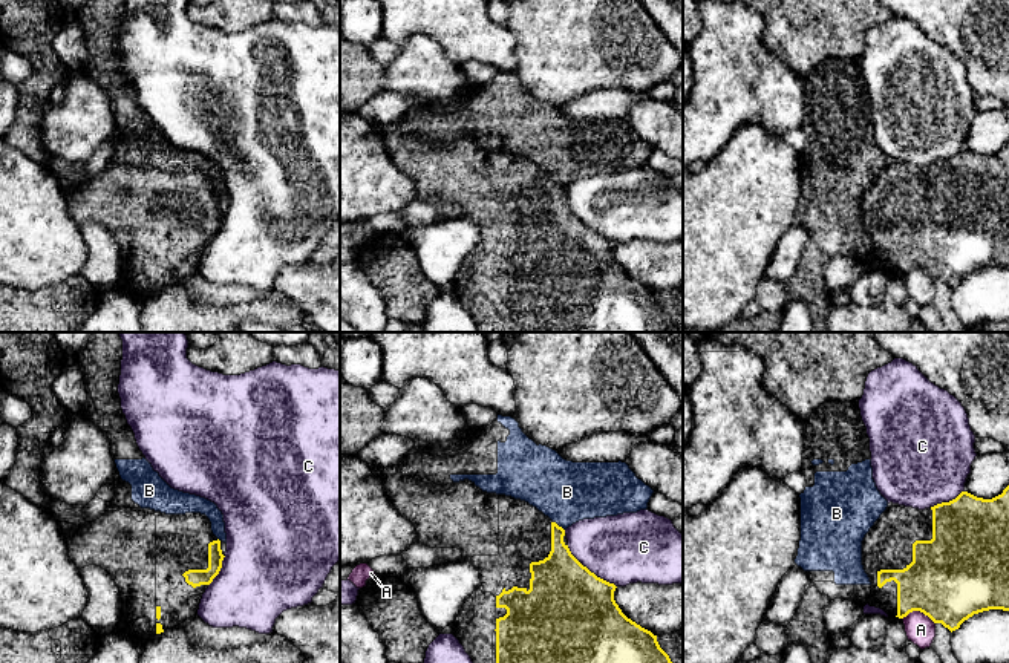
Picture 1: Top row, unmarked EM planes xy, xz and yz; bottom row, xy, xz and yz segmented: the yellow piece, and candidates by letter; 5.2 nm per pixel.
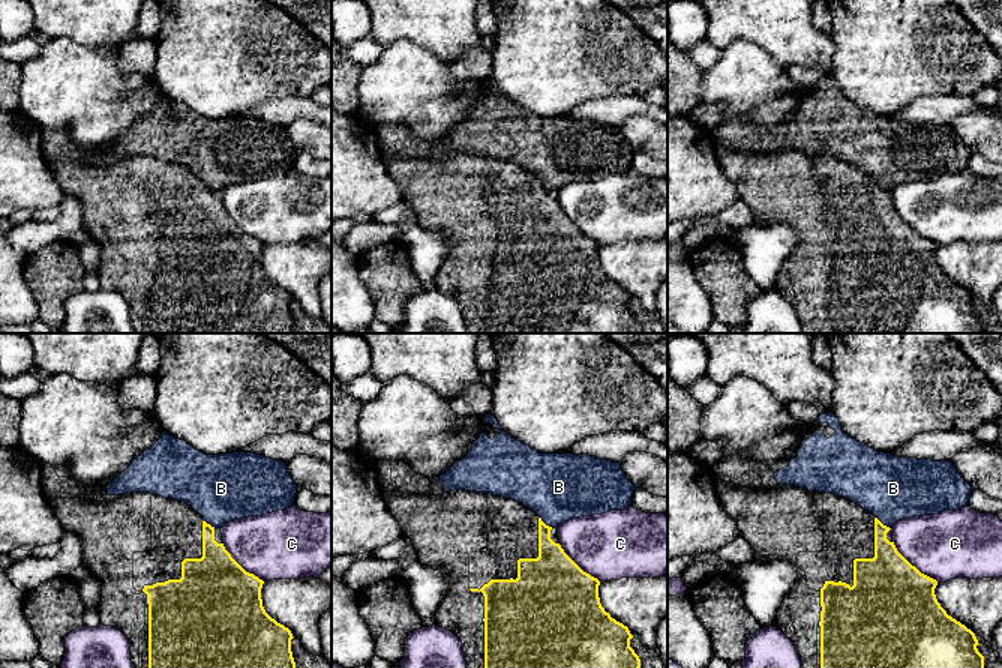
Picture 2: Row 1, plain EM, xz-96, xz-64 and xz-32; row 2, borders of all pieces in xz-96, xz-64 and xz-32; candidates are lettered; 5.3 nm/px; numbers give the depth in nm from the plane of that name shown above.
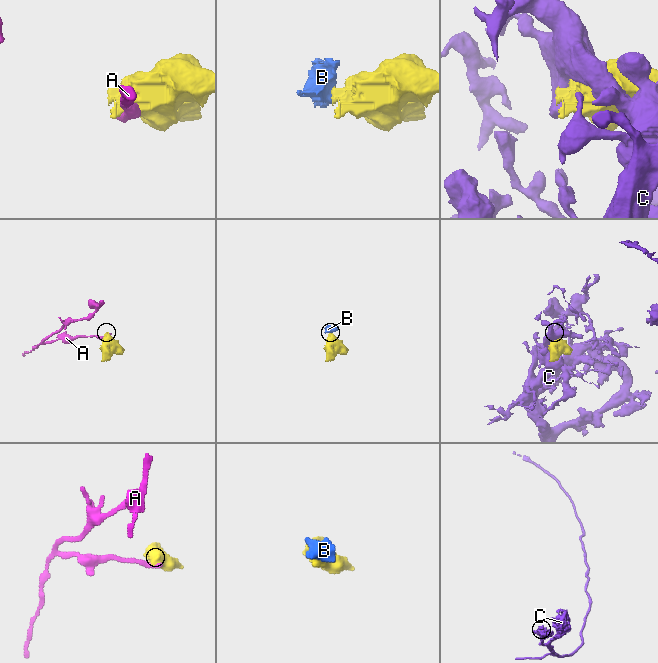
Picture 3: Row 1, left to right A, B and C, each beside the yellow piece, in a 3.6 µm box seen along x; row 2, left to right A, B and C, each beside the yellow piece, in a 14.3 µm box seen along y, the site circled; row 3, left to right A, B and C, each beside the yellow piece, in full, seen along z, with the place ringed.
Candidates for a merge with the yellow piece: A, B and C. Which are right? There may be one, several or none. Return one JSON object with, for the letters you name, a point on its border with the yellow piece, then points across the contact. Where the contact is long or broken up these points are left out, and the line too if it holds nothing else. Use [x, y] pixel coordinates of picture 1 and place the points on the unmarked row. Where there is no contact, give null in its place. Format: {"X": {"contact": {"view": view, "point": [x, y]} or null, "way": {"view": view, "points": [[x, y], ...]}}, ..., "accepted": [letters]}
{"accepted": []}

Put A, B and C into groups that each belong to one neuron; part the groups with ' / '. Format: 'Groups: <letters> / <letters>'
Groups: A / B / C

